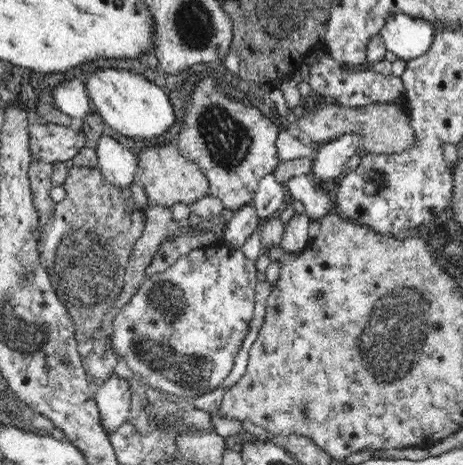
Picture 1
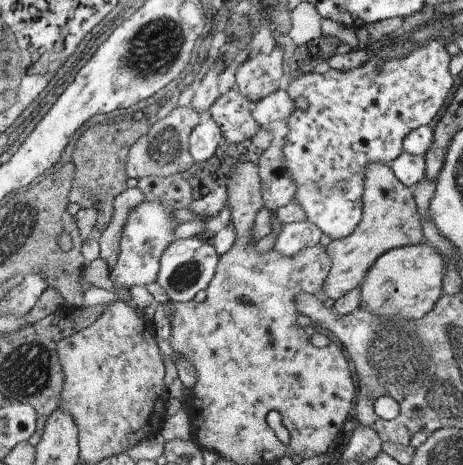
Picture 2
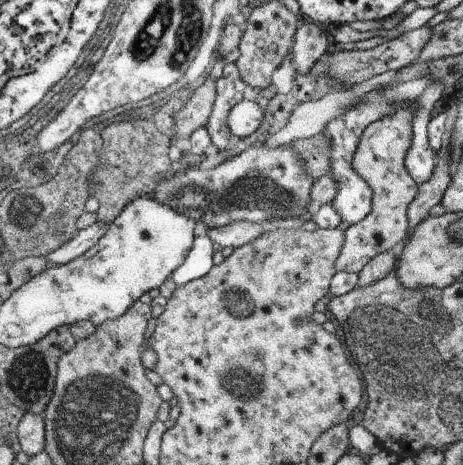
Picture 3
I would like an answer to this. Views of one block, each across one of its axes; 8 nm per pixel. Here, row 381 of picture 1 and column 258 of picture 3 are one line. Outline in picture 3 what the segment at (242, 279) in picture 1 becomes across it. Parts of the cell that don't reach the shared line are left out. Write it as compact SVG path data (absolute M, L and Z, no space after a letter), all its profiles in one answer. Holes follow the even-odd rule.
M259 142L257 146L243 150L211 170L195 166L183 174L177 172L167 176L147 196L195 222L203 222L207 230L215 230L243 222L263 226L269 220L309 220L317 208L313 204L313 188L315 178L307 172L307 164L299 150L289 144L271 148L265 142Z

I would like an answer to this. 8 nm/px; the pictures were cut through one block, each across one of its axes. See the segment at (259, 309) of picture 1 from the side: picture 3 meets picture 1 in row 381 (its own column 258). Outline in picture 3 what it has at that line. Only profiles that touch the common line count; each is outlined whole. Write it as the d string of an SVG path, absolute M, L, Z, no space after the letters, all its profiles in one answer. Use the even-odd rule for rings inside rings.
M229 224L225 228L215 228L215 230L207 230L207 236L217 244L219 250L223 248L241 248L253 240L257 240L259 236L263 236L265 230L261 224Z

